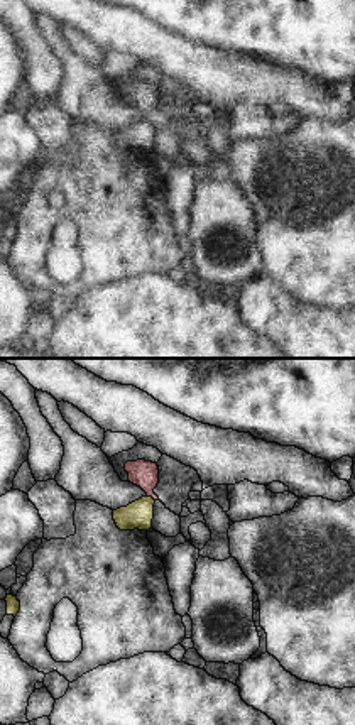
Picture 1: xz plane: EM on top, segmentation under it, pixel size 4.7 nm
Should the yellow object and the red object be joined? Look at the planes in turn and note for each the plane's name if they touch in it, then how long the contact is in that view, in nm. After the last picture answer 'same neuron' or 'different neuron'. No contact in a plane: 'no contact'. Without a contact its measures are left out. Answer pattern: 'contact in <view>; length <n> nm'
contact in xz; length 50 nm

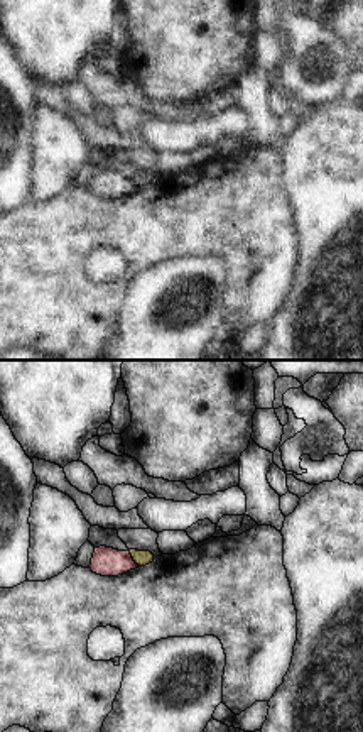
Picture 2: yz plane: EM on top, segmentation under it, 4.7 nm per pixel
contact in yz; length 90 nm

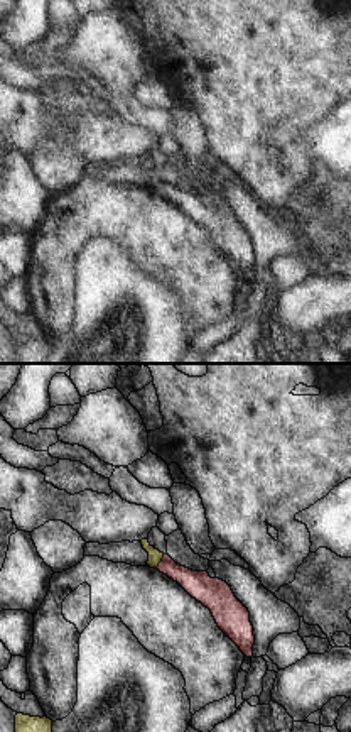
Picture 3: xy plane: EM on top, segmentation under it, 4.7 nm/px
contact in xy; length 80 nm

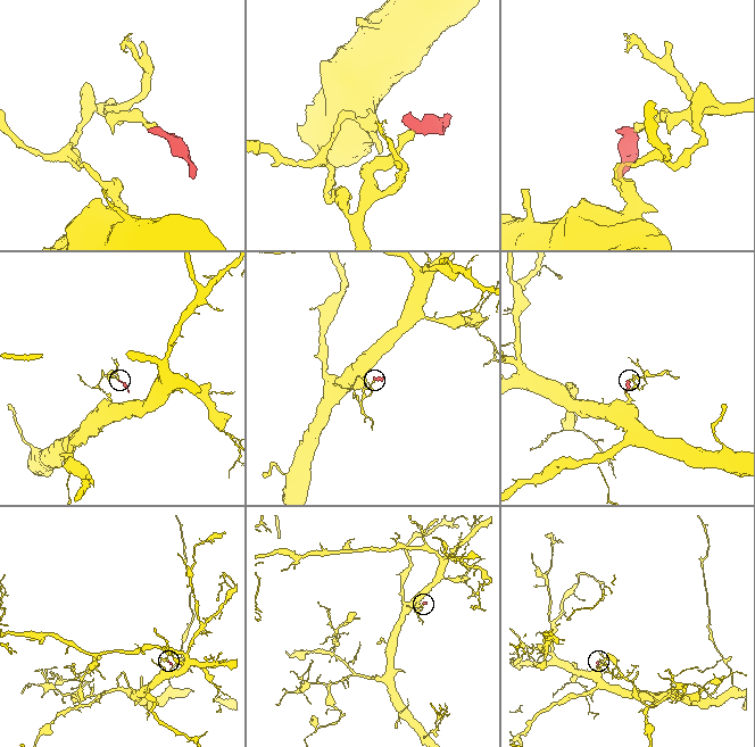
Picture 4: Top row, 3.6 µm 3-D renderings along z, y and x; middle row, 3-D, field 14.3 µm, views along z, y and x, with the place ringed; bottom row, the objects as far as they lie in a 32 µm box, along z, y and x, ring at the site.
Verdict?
different neuron

